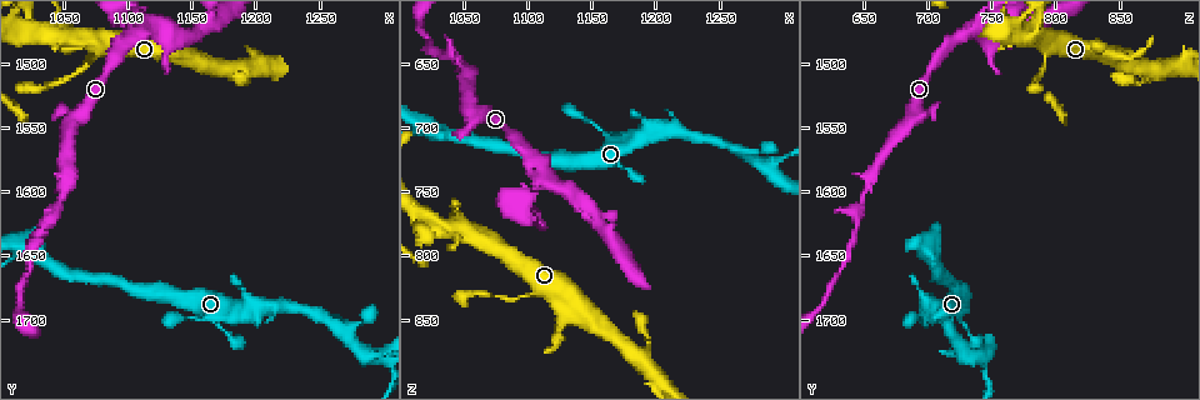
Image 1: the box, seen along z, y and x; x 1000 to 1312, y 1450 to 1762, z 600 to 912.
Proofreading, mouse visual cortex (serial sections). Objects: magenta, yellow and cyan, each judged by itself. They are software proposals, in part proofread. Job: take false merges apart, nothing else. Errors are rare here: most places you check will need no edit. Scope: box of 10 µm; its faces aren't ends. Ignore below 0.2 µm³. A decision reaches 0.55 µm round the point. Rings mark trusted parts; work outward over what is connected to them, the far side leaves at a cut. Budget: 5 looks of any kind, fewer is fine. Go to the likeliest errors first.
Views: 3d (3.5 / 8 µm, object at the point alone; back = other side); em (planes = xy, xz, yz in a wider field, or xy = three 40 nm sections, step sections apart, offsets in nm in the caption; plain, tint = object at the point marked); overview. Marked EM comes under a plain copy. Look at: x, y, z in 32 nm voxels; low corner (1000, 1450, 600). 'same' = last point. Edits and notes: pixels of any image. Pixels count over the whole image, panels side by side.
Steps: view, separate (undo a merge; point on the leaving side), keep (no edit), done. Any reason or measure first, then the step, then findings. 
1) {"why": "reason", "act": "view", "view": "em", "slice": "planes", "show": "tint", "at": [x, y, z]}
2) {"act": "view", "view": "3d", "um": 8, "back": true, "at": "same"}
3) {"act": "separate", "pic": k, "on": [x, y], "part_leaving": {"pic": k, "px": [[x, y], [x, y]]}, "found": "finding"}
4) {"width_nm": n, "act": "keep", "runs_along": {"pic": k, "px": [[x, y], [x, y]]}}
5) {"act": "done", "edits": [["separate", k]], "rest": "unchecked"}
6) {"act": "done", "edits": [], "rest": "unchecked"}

{"act": "view", "view": "3d", "um": 3.5, "at": [1048, 1608, 650]}

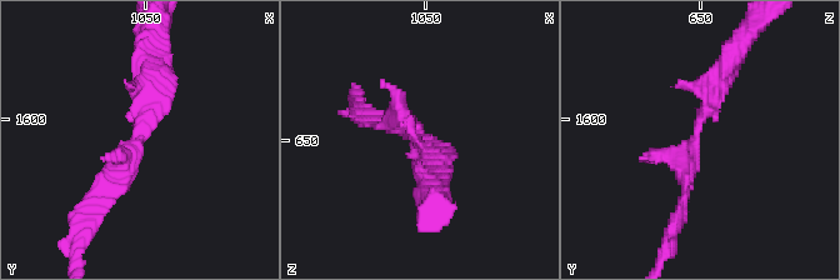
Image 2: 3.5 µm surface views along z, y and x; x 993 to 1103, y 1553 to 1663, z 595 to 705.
{"act": "keep", "runs_along": {"pic": 2, "px": [[153, 64], [141, 136], [95, 205]]}, "found": "one cell here"}

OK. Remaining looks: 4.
{"why": "abrupt turn", "act": "view", "view": "3d", "um": 8, "at": [1032, 1480, 776]}

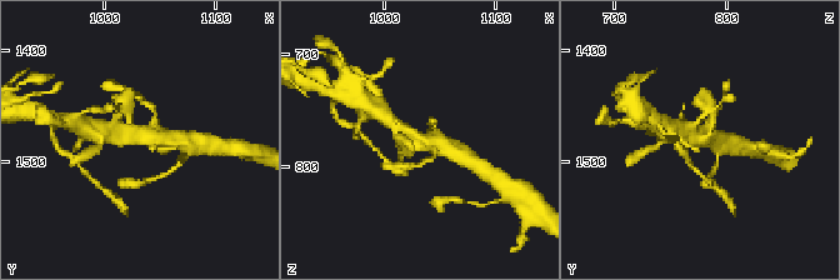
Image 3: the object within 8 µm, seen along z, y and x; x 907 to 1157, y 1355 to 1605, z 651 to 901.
{"why": "now the EM", "act": "view", "view": "em", "slice": "xy", "step": 5, "show": "tint", "at": "same"}

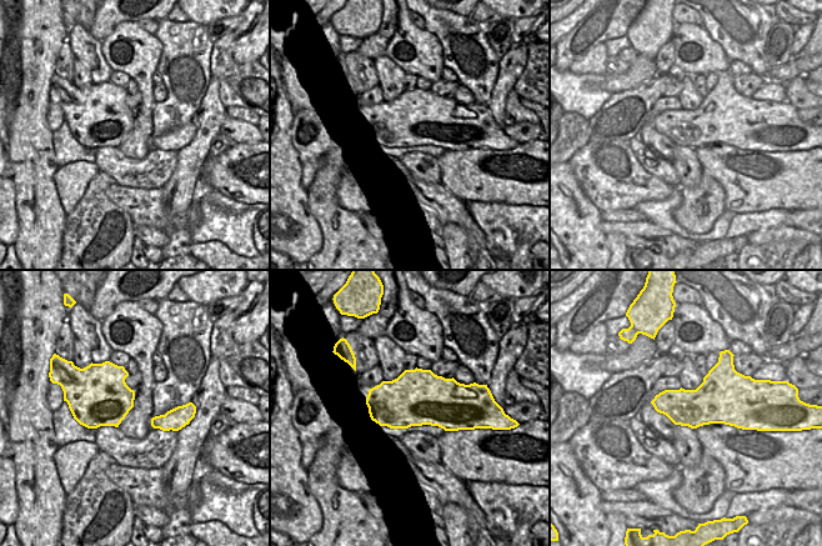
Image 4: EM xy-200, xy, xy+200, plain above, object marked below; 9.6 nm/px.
{"act": "keep", "runs_along": {"pic": 3, "px": [[455, 151], [420, 141], [390, 119]]}, "found": "one cell here"}

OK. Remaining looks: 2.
{"act": "done", "edits": [], "rest": "unchecked"}

